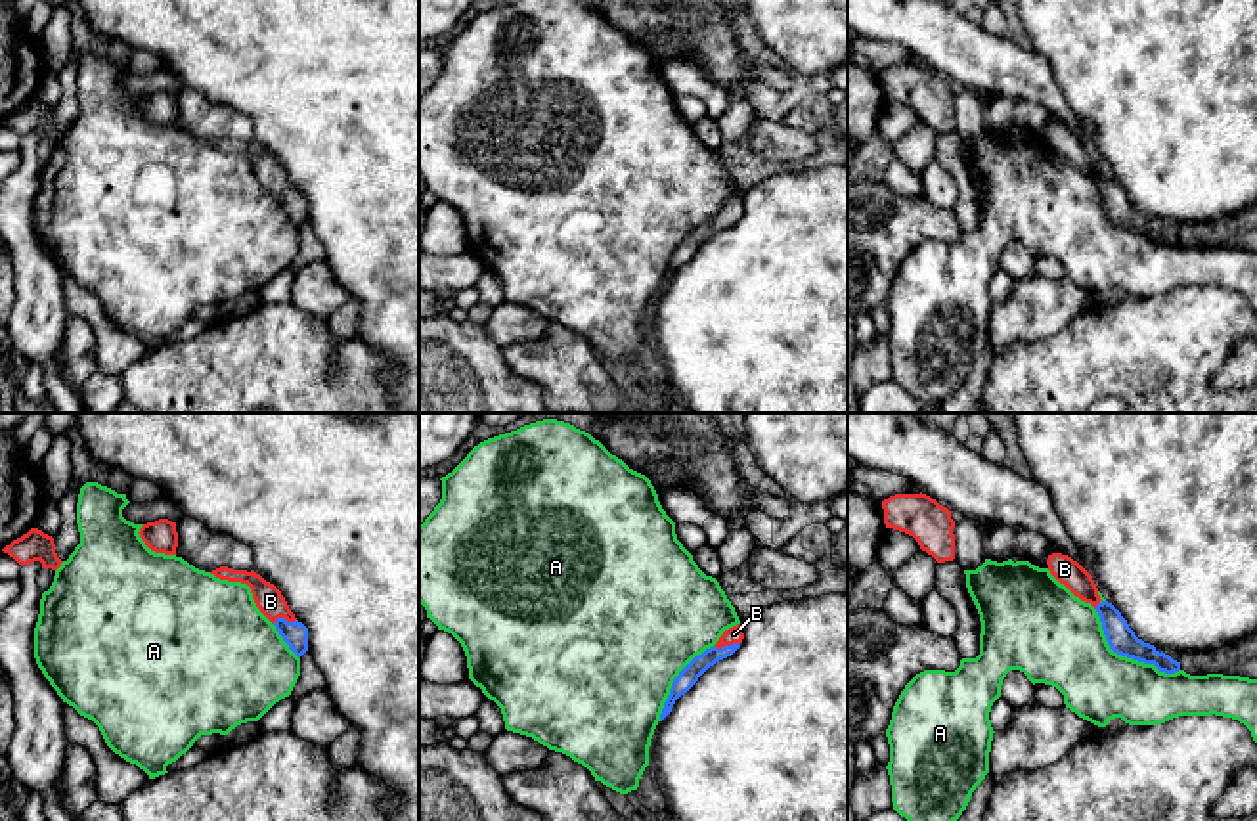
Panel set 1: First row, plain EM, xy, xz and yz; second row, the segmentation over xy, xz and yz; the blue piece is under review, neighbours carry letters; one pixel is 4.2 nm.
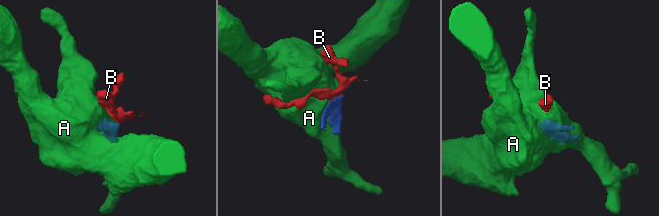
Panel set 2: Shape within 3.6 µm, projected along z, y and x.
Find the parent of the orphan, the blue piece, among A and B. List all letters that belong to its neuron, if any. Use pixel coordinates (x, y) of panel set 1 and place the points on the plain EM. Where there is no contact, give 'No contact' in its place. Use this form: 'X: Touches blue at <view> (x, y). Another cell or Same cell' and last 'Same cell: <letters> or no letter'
A: Touches blue at yz (1125, 226). Another cell
B: Touches blue at xz (726, 217). Same cell
Same cell: B

